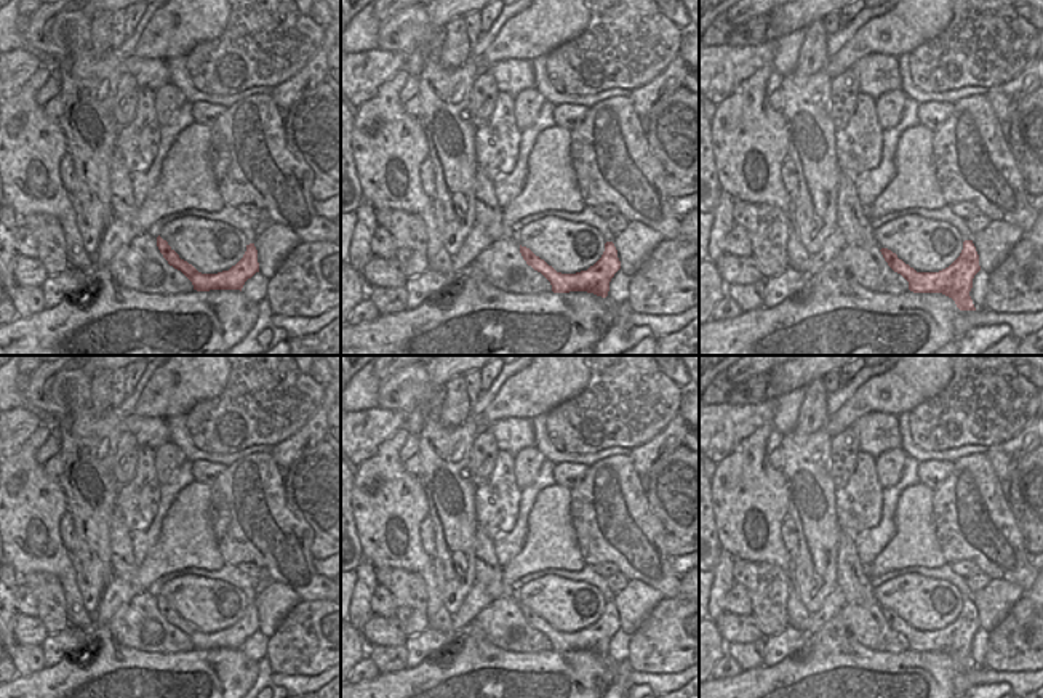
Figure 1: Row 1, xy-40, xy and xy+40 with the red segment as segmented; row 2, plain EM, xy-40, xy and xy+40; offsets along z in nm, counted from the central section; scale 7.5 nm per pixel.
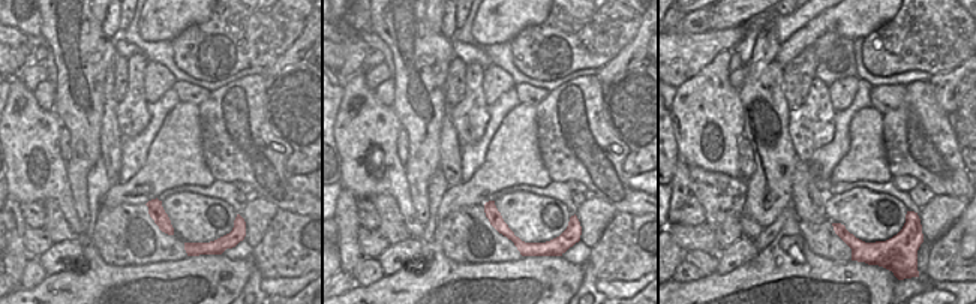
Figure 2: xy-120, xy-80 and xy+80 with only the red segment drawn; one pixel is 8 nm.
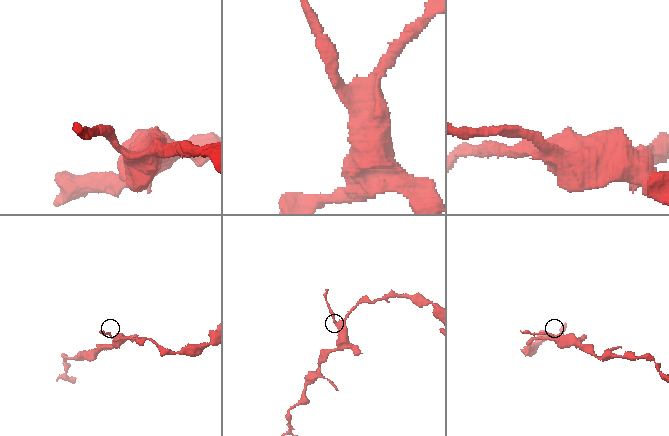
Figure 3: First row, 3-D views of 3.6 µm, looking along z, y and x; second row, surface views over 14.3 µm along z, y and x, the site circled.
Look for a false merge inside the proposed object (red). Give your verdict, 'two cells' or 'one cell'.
one cell

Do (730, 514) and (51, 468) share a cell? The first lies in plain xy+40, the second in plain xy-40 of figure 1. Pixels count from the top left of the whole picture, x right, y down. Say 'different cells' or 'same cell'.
different cells

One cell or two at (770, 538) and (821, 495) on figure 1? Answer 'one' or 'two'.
two

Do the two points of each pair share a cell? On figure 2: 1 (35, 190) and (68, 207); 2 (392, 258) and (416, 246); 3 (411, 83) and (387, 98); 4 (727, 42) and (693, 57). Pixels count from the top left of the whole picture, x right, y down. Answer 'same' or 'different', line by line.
1: same
2: same
3: different
4: same

